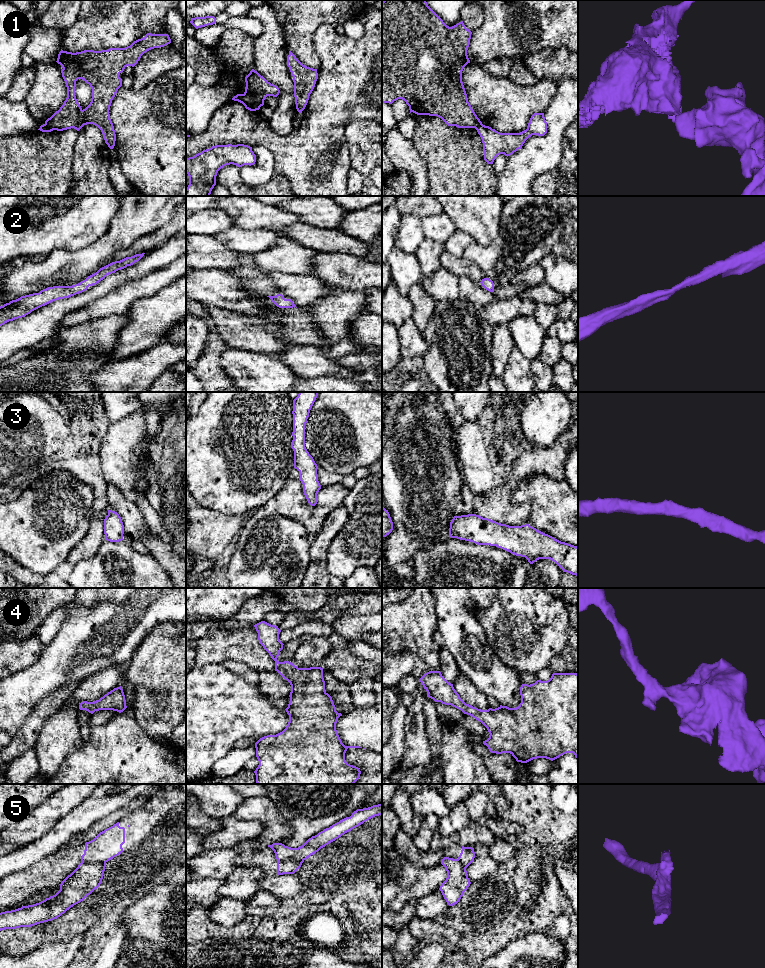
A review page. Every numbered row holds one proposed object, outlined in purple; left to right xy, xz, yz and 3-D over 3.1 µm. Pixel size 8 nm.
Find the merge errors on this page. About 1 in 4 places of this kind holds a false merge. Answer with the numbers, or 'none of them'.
1, 5

